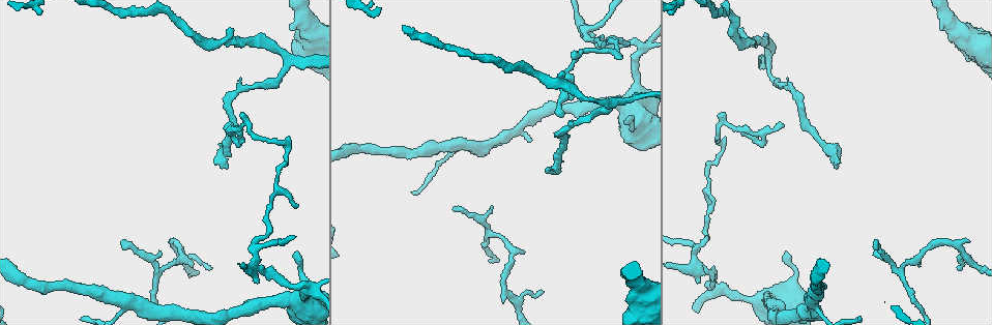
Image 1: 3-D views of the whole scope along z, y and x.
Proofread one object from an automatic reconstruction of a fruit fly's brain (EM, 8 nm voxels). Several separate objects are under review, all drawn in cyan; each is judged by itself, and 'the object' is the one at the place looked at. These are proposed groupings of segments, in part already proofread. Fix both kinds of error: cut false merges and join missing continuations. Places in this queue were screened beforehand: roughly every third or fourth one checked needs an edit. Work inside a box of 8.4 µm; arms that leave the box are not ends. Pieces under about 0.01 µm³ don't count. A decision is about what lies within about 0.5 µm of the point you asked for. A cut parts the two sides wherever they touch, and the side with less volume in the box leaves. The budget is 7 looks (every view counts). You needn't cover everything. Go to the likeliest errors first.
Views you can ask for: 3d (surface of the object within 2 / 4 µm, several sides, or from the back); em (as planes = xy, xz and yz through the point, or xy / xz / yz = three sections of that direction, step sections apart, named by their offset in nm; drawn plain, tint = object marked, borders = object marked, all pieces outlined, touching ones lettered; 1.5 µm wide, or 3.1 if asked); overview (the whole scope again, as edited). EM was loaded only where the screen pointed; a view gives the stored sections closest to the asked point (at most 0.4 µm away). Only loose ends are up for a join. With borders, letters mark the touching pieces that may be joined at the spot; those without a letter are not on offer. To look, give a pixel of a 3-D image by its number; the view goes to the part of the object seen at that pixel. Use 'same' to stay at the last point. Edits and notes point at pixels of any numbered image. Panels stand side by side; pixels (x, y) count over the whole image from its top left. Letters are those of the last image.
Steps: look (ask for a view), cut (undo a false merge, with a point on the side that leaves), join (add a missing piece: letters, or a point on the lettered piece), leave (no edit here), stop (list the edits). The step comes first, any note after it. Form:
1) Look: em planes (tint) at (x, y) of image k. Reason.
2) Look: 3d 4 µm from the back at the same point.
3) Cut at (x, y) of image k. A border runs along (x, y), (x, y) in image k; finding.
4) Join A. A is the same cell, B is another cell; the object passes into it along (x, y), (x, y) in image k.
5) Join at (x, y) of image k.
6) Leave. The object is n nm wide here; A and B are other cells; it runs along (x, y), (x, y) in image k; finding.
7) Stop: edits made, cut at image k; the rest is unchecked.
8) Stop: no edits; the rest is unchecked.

Look: em yz step 4 (tint) at (570, 94) of image 1. An open end.

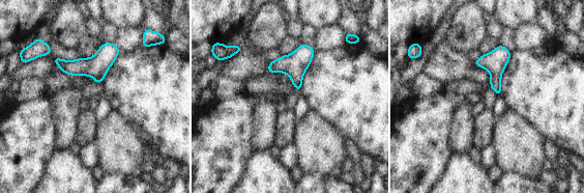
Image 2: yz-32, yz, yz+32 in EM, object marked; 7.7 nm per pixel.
Look: em planes (tint) at the same point. Another direction.

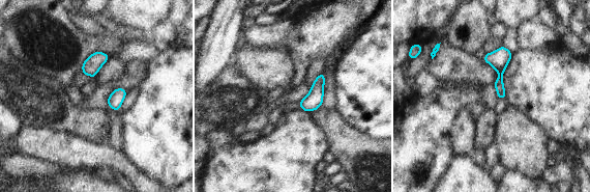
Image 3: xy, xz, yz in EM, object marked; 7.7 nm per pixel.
Look: em planes (borders) at the same point. See the neighbours.

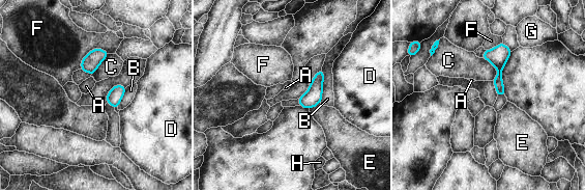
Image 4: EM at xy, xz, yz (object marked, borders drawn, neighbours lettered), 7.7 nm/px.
Leave. A, B, C, D, E, F, G and H are other cells; a border runs along (322, 69), (323, 90), (320, 102) in image 4; none of them fits.

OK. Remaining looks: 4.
Look: 3d 4 µm from the back at (561, 74) of image 1.

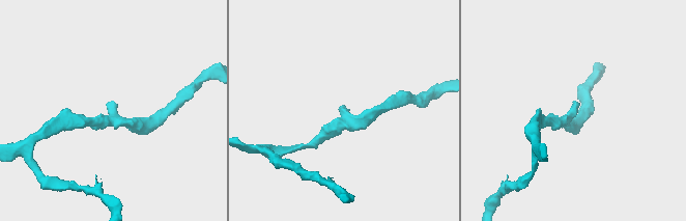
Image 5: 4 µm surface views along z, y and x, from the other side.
Look: em planes (borders) at (574, 101) of image 5. The arms are 190, 220 nm wide.

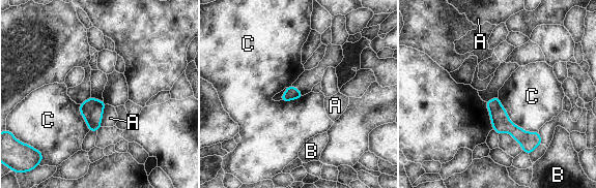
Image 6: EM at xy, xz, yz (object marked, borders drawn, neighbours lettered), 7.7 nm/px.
Leave. A, B and C are other cells; a border runs along (499, 96), (514, 124), (538, 132) in image 6; no lettered piece goes on from it.

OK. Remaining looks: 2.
Look: em planes (borders) at (630, 44) of image 1. Free end.

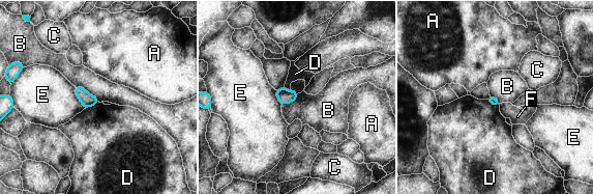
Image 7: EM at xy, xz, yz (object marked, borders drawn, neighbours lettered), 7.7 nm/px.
Leave. A, B, C, D, E and F are other cells; a border runs along (75, 85), (82, 86), (99, 102) in image 7; no lettered piece goes on from it.

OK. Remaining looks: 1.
Stop: no edits; the rest is unchecked.

